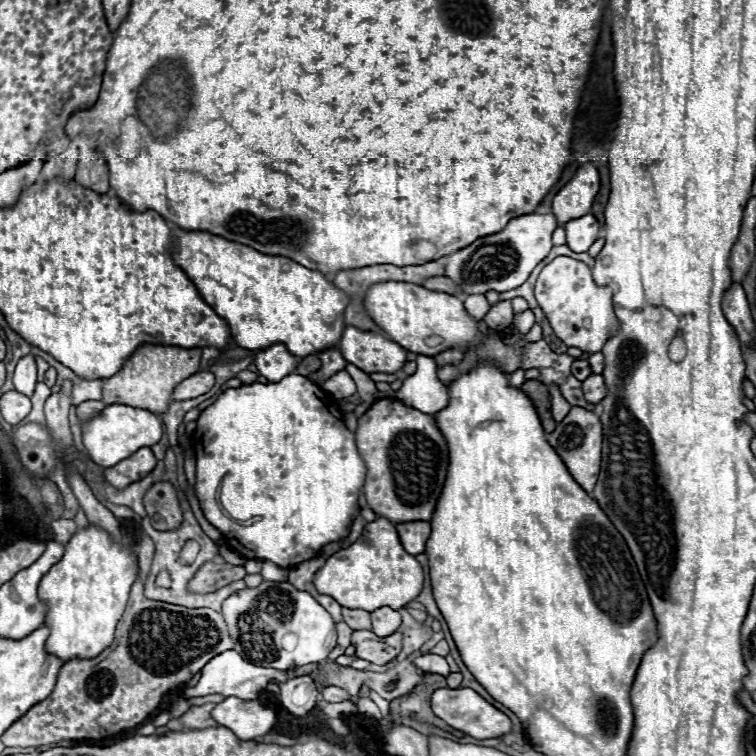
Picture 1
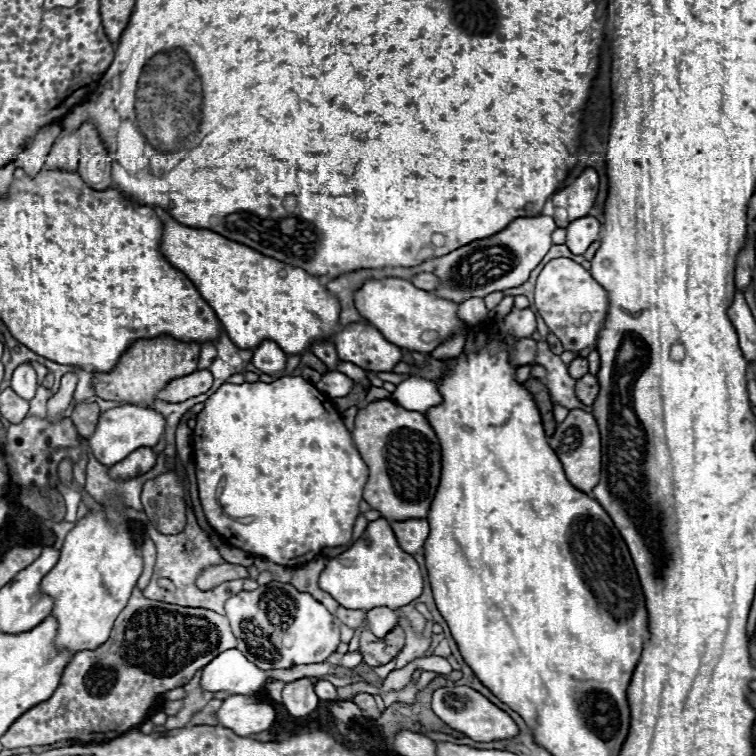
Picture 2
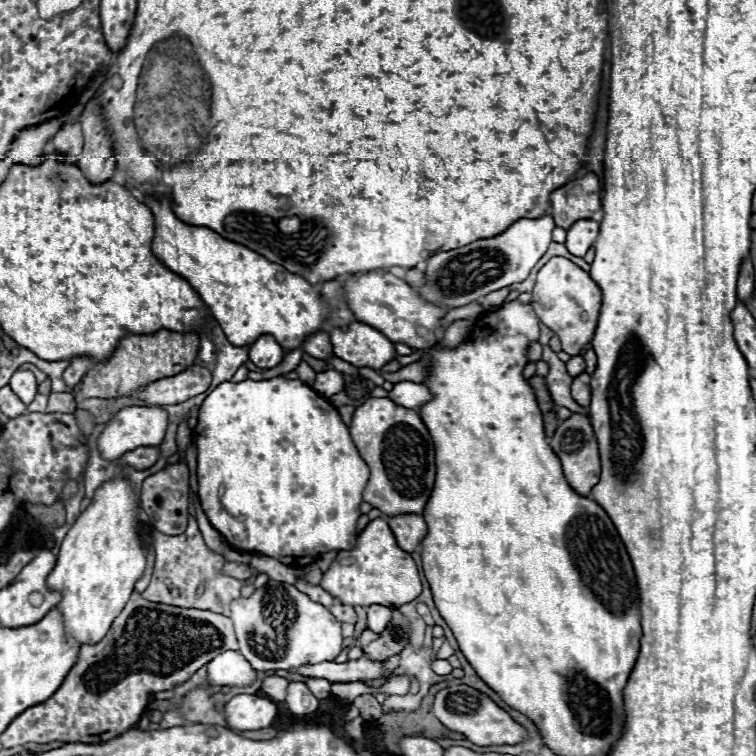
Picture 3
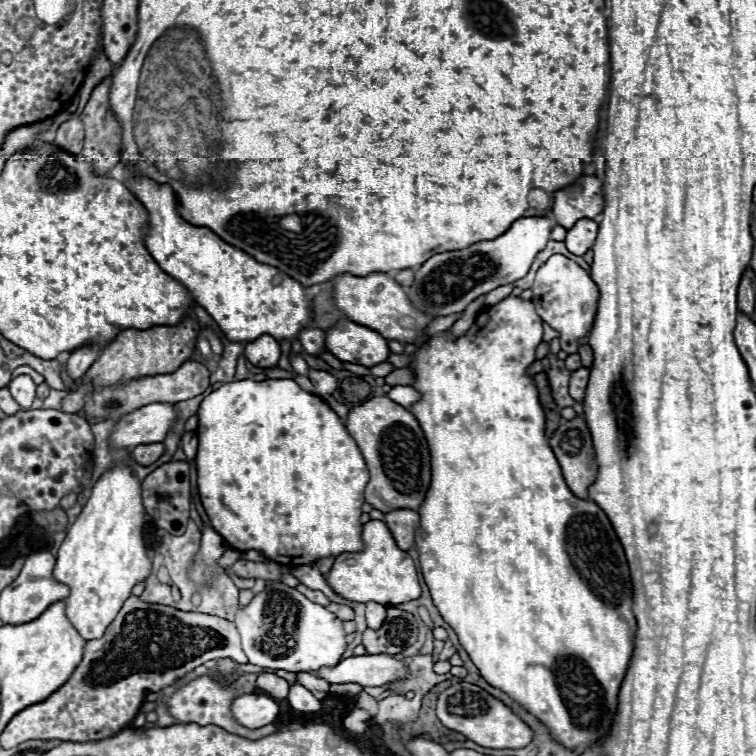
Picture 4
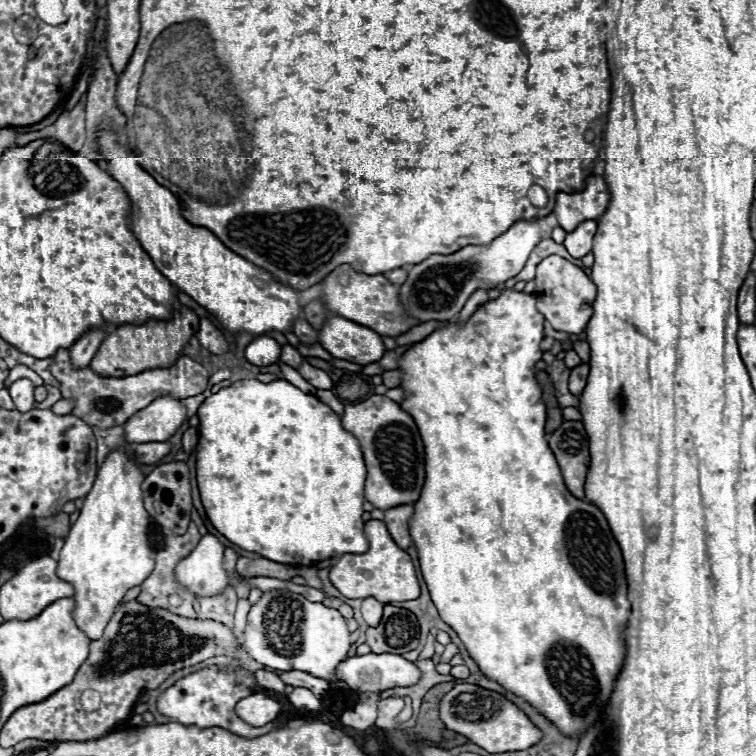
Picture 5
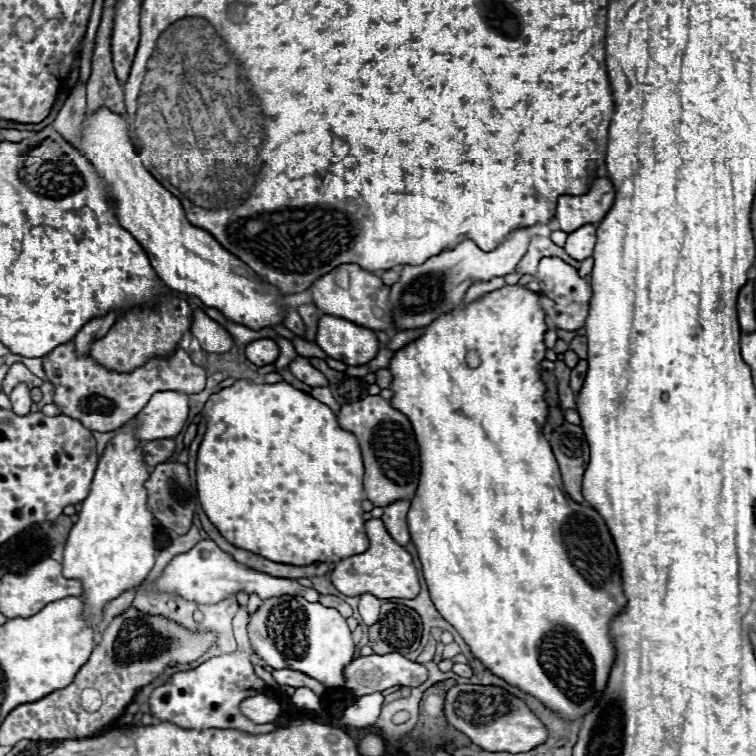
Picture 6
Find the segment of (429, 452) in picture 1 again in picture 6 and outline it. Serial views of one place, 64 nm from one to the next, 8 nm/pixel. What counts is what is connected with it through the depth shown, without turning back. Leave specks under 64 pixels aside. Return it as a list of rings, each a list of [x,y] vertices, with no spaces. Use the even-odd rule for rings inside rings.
[[[364,396],[356,402],[342,404],[338,412],[338,422],[344,430],[352,432],[362,450],[364,458],[364,490],[368,500],[374,506],[388,506],[402,498],[412,498],[418,486],[418,474],[420,474],[420,462],[418,462],[418,448],[416,438],[410,426],[410,420],[390,406],[388,400],[380,396]]]

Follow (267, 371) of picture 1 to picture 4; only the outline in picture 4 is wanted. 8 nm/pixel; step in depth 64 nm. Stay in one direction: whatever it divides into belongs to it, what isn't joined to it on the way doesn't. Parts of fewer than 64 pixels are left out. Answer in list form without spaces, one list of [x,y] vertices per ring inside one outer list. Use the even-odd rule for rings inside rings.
[[[264,334],[264,336],[248,342],[244,348],[244,354],[254,366],[270,368],[270,366],[276,366],[280,360],[280,344],[276,338]]]

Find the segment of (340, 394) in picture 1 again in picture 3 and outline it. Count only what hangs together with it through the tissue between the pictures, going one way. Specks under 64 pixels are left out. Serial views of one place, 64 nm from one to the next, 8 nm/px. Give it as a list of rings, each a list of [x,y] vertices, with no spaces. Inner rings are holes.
[[[326,370],[326,372],[318,372],[316,374],[316,380],[312,384],[312,388],[320,394],[324,394],[326,398],[338,394],[344,390],[344,380],[342,380],[342,374],[336,372],[336,370]]]

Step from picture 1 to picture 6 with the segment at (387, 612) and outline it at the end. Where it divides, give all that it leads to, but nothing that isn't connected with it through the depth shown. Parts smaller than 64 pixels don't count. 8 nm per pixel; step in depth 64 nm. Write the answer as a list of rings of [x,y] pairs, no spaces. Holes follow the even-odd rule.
[[[362,594],[360,596],[358,610],[360,610],[360,616],[362,616],[366,626],[372,626],[372,622],[376,622],[376,618],[380,614],[380,604],[382,604],[382,600],[372,596],[372,594]]]

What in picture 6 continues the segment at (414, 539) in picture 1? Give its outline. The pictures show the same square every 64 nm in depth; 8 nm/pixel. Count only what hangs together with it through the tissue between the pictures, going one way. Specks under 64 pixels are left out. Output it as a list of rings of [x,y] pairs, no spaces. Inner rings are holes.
[[[396,500],[392,504],[388,504],[384,508],[382,514],[382,522],[386,526],[386,530],[390,532],[390,536],[400,544],[406,546],[410,542],[410,534],[408,534],[408,524],[406,524],[406,514],[410,508],[410,500]]]

